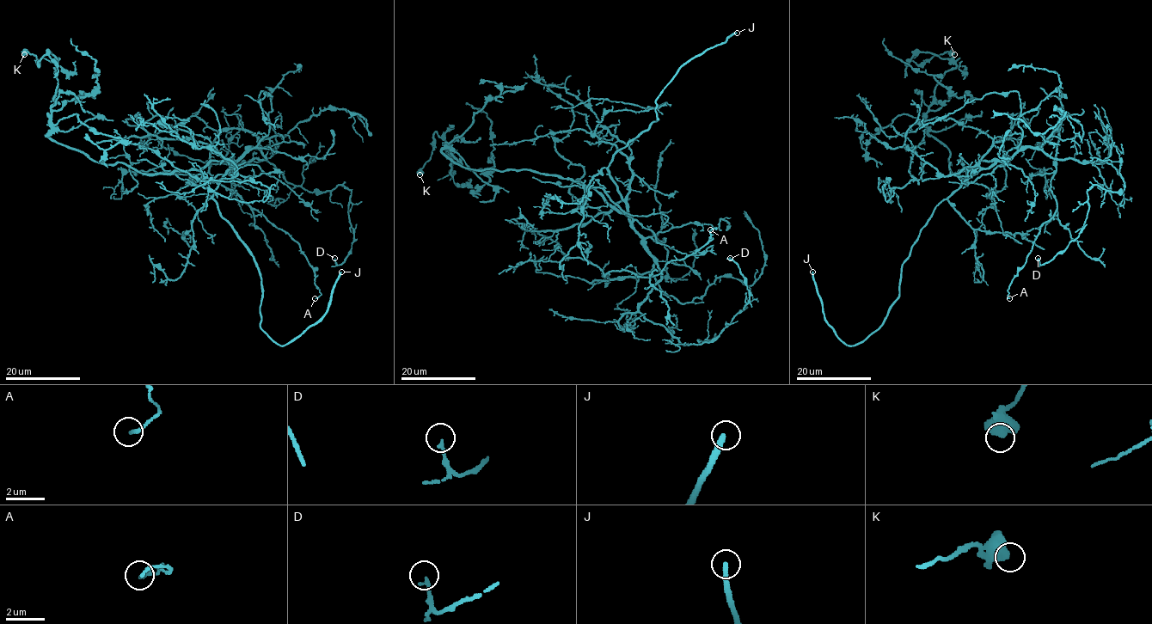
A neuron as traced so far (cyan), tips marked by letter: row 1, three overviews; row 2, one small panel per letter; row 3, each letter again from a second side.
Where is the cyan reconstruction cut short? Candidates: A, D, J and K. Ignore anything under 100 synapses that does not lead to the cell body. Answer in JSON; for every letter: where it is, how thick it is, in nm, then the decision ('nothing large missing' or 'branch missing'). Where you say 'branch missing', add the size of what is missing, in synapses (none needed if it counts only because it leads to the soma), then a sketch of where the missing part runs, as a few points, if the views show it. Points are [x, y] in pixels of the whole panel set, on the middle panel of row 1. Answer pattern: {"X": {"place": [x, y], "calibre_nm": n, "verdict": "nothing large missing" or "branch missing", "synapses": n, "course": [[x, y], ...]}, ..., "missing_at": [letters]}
{"A": {"place": [710, 229], "calibre_nm": 170, "verdict": "nothing large missing"}, "D": {"place": [730, 258], "calibre_nm": 170, "verdict": "nothing large missing"}, "J": {"place": [737, 33], "calibre_nm": 280, "verdict": "branch missing", "course": [[737, 33], [736, 22], [747, 11], [750, 3]]}, "K": {"place": [419, 174], "calibre_nm": 700, "verdict": "nothing large missing"}, "missing_at": ["J"]}

